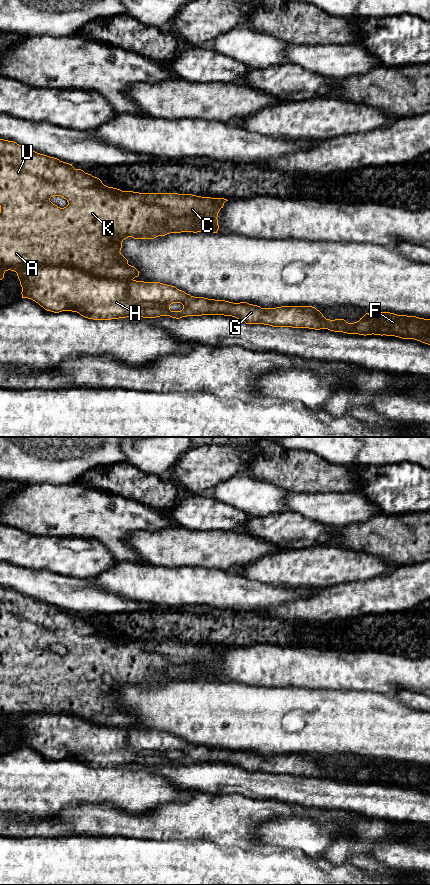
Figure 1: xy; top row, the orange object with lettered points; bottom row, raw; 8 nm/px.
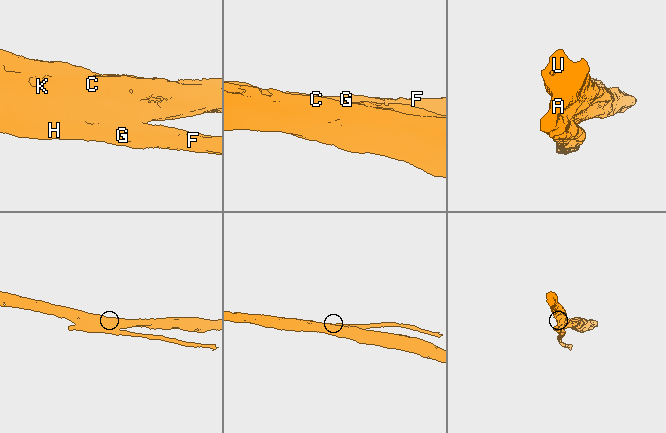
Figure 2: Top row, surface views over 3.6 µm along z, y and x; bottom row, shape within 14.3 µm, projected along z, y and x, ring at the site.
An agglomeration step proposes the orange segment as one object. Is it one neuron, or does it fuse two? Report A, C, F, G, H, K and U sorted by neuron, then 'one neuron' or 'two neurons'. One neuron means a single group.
groups A C K U / F G H; two neurons

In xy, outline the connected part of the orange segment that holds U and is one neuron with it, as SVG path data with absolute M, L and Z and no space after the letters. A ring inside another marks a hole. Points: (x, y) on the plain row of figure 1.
M0 587L0 716L10 717L22 714L66 714L74 715L99 725L109 727L133 728L139 724L139 719L128 712L128 708L121 702L122 690L128 685L134 687L154 687L158 684L165 684L170 681L181 680L202 680L217 681L218 661L223 656L224 651L228 649L224 646L201 645L192 642L178 641L139 641L133 639L122 639L117 636L108 635L102 629L85 621L81 617L75 617L72 612L60 609L57 606L37 601L25 596L14 589ZM53 644L61 644L67 648L68 653L60 656L50 649Z

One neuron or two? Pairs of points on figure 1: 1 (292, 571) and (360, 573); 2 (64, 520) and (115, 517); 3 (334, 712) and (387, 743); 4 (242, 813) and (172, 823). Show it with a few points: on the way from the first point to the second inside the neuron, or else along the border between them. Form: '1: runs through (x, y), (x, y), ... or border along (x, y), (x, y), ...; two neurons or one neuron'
1: runs through (309, 571), (343, 571); one neuron
2: runs through (77, 517), (102, 517); one neuron
3: runs through (347, 722), (365, 723), (374, 730); one neuron
4: runs through (225, 817), (200, 817), (189, 820); one neuron

